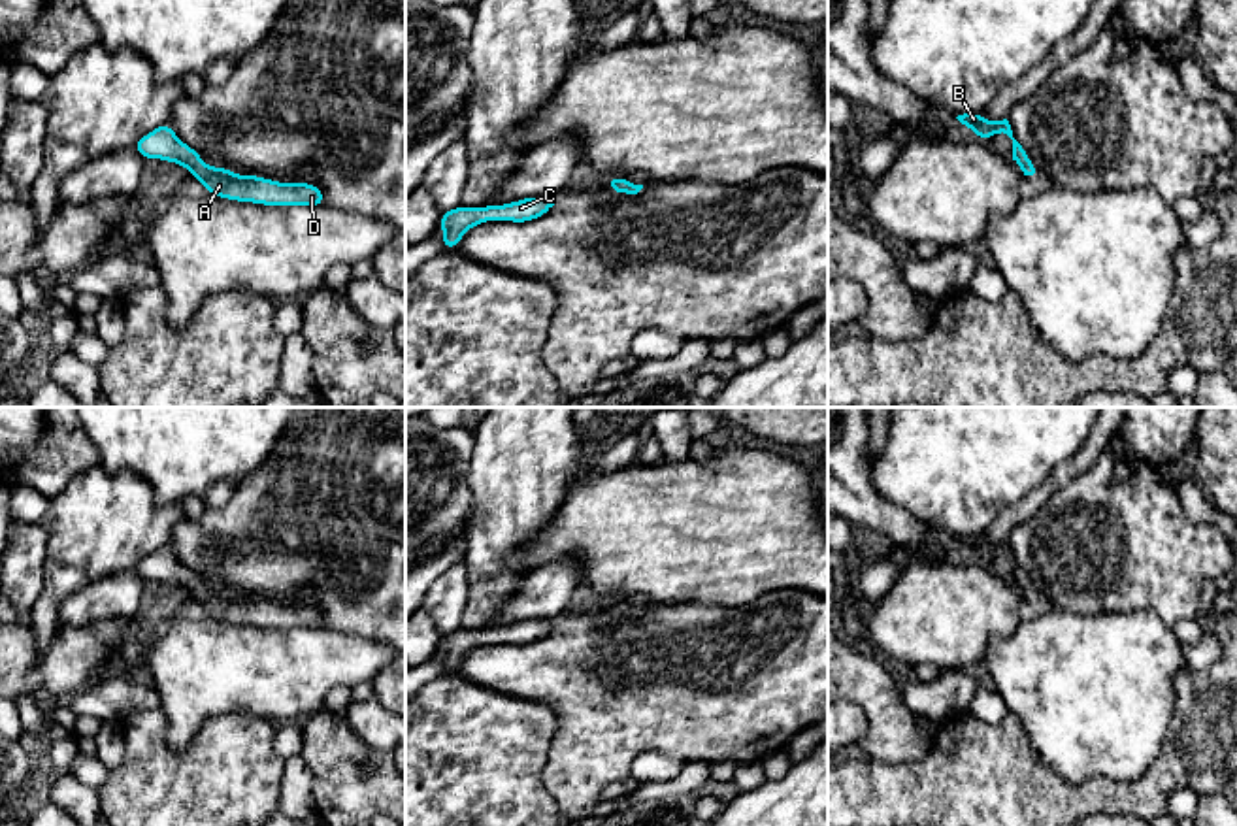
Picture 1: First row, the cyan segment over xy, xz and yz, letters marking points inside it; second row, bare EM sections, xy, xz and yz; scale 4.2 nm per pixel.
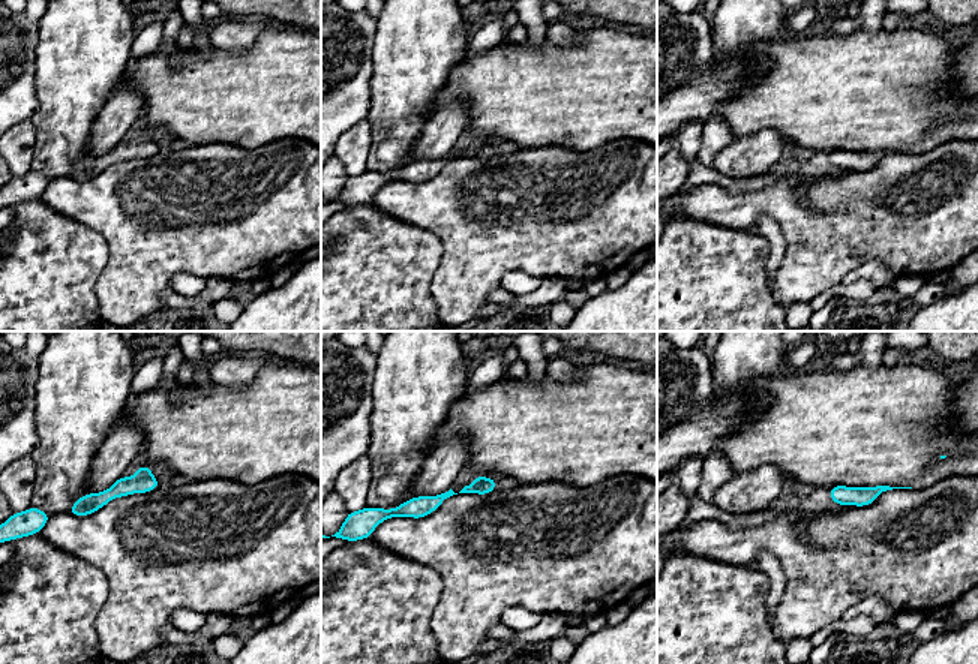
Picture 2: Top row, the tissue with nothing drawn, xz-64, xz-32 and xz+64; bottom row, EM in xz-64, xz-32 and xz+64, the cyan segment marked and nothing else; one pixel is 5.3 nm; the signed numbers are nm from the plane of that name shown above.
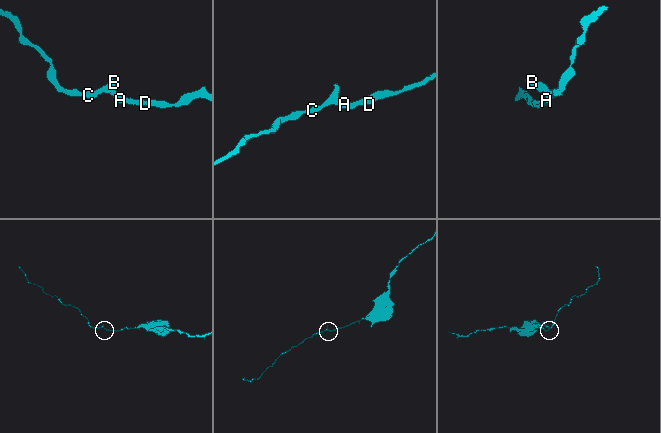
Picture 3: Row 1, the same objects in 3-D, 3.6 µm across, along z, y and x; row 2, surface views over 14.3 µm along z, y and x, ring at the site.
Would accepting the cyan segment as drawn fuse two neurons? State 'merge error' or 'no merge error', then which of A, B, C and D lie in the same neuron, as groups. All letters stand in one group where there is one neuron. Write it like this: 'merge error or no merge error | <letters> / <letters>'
no merge error | A B C D

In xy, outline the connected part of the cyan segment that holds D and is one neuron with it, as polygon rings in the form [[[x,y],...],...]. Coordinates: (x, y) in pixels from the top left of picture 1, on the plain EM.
[[[160,547],[138,562],[136,571],[145,583],[160,581],[181,586],[211,619],[262,628],[324,628],[322,613],[309,605],[279,605],[260,598],[239,598],[226,590],[207,588],[202,579],[183,566],[170,547]]]

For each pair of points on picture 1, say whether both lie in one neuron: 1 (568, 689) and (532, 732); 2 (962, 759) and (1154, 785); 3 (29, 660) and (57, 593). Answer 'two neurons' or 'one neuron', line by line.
1: two neurons
2: one neuron
3: two neurons

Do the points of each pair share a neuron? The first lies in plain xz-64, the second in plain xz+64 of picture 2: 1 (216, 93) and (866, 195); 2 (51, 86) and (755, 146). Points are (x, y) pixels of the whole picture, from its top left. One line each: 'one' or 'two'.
1: two
2: two

